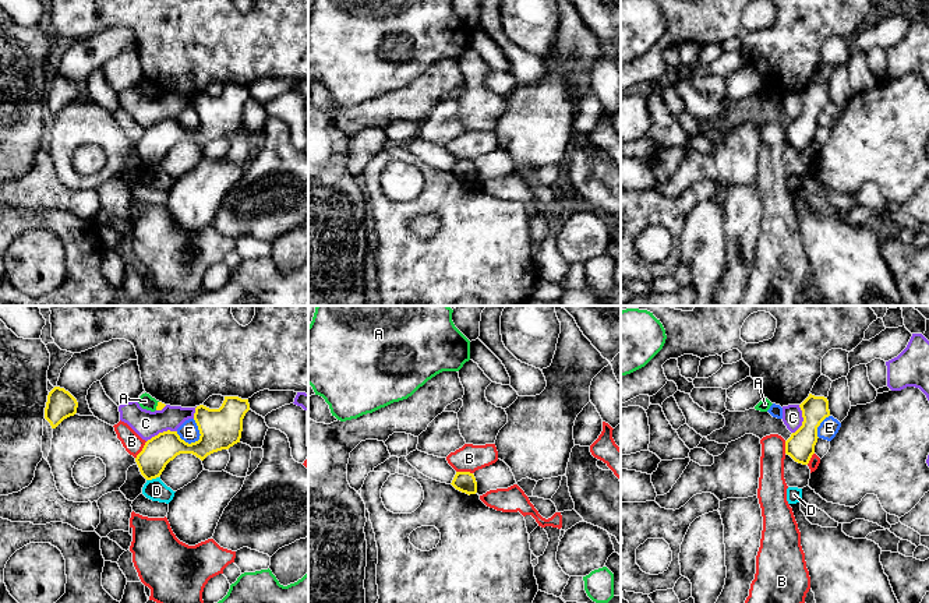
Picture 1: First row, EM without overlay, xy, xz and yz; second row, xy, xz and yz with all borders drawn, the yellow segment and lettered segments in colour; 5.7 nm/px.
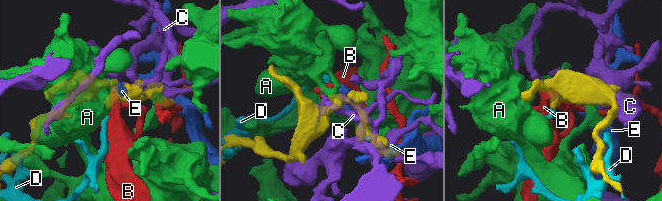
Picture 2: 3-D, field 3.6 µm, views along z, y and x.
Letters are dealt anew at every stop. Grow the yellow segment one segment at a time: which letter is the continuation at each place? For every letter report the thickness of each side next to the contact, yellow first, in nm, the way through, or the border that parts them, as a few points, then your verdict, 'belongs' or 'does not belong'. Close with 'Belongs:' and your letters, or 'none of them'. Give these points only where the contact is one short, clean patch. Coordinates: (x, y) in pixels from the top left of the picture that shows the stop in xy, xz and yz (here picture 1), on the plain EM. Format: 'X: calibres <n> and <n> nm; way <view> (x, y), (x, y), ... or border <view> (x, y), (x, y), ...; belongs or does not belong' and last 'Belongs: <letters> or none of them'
A: calibres 40 and 90 nm; does not belong
B: calibres 170 and 110 nm; border xy (147, 129), (136, 145); does not belong
C: calibres 170 and 160 nm; does not belong
D: calibres 170 and 120 nm; does not belong
E: calibres 240 and 120 nm; does not belong
Belongs: none of them

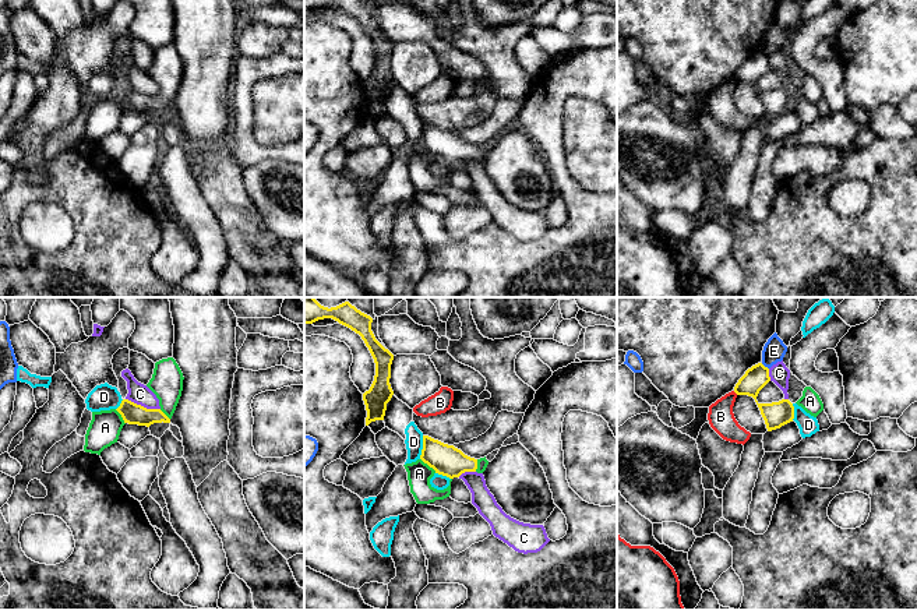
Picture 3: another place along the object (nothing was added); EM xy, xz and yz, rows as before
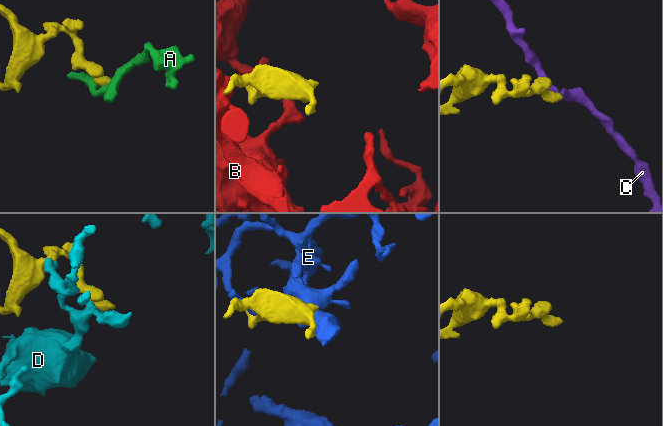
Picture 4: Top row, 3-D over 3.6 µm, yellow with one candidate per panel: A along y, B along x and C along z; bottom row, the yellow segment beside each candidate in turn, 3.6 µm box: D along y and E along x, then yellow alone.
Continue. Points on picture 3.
A: calibres 180 and 140 nm; way xz (445, 147), (434, 147), (429, 152), (419, 161); belongs
B: calibres 140 and 150 nm; does not belong
C: calibres 120 and 120 nm; does not belong
D: calibres 180 and 100 nm; does not belong
E: calibres 140 and 130 nm; does not belong
Belongs: A

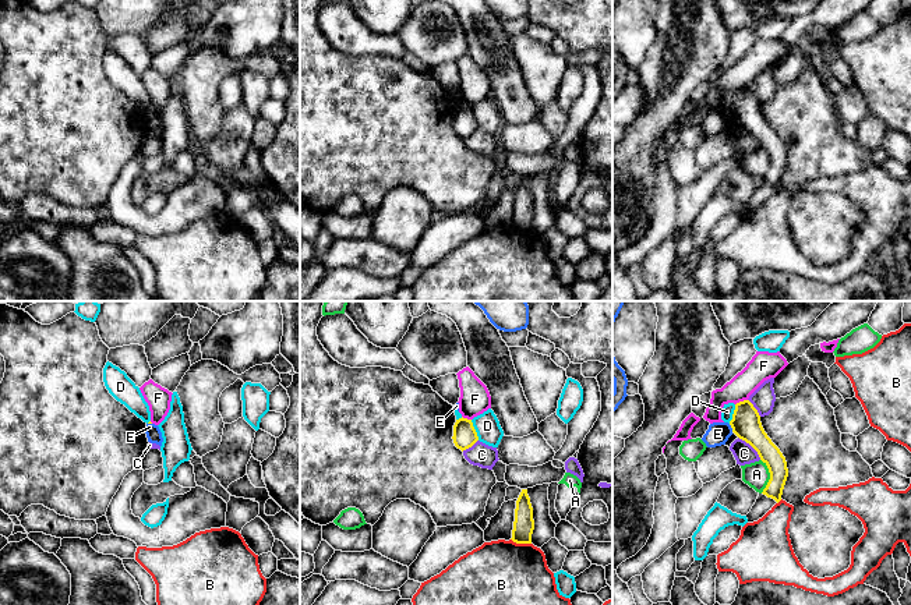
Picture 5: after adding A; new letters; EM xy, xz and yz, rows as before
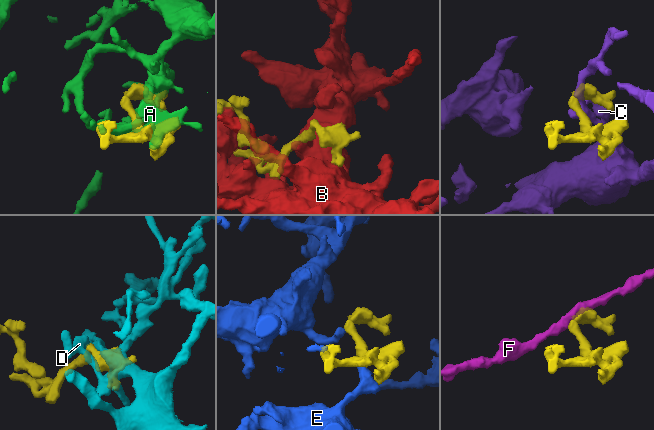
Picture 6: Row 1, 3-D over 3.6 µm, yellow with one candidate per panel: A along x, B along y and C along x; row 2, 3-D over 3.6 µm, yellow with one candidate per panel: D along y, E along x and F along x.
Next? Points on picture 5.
A: calibres 120 and 150 nm; does not belong
B: calibres 120 and 480 nm; does not belong
C: calibres 170 and 120 nm; does not belong
D: calibres 140 and 140 nm; does not belong
E: calibres 170 and 130 nm; does not belong
F: calibres 170 and 160 nm; border yz (747, 87), (735, 92); does not belong
Belongs: none of them

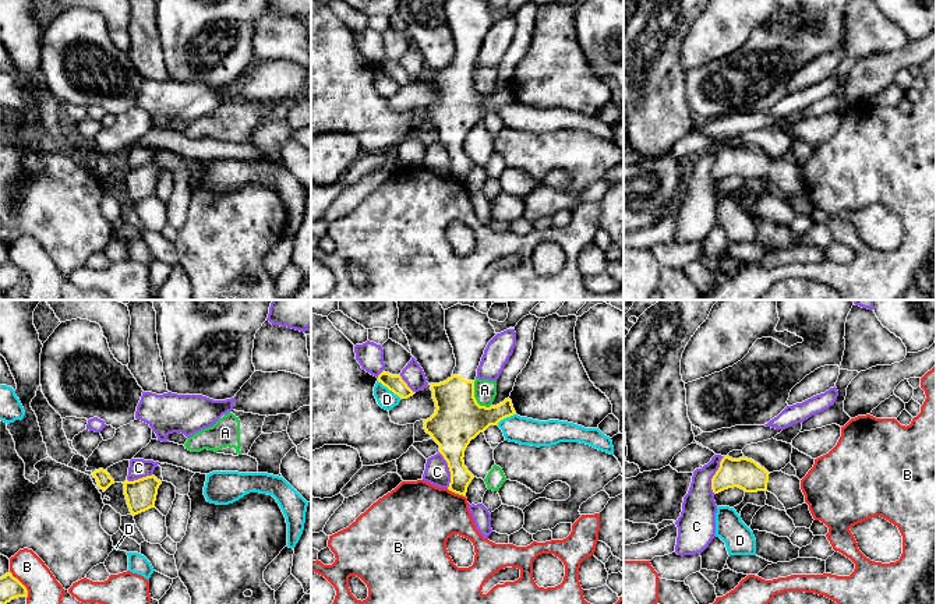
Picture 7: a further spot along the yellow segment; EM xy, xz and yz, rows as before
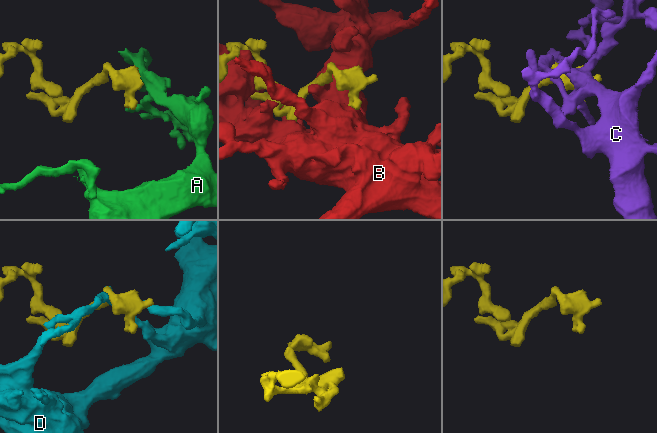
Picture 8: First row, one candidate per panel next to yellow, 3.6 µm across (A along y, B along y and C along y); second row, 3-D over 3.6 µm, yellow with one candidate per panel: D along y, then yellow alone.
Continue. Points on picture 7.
A: calibres 280 and 130 nm; does not belong
B: calibres 140 and 400 nm; does not belong
C: calibres 180 and 200 nm; does not belong
D: calibres 100 and 110 nm; does not belong
Belongs: none of them

